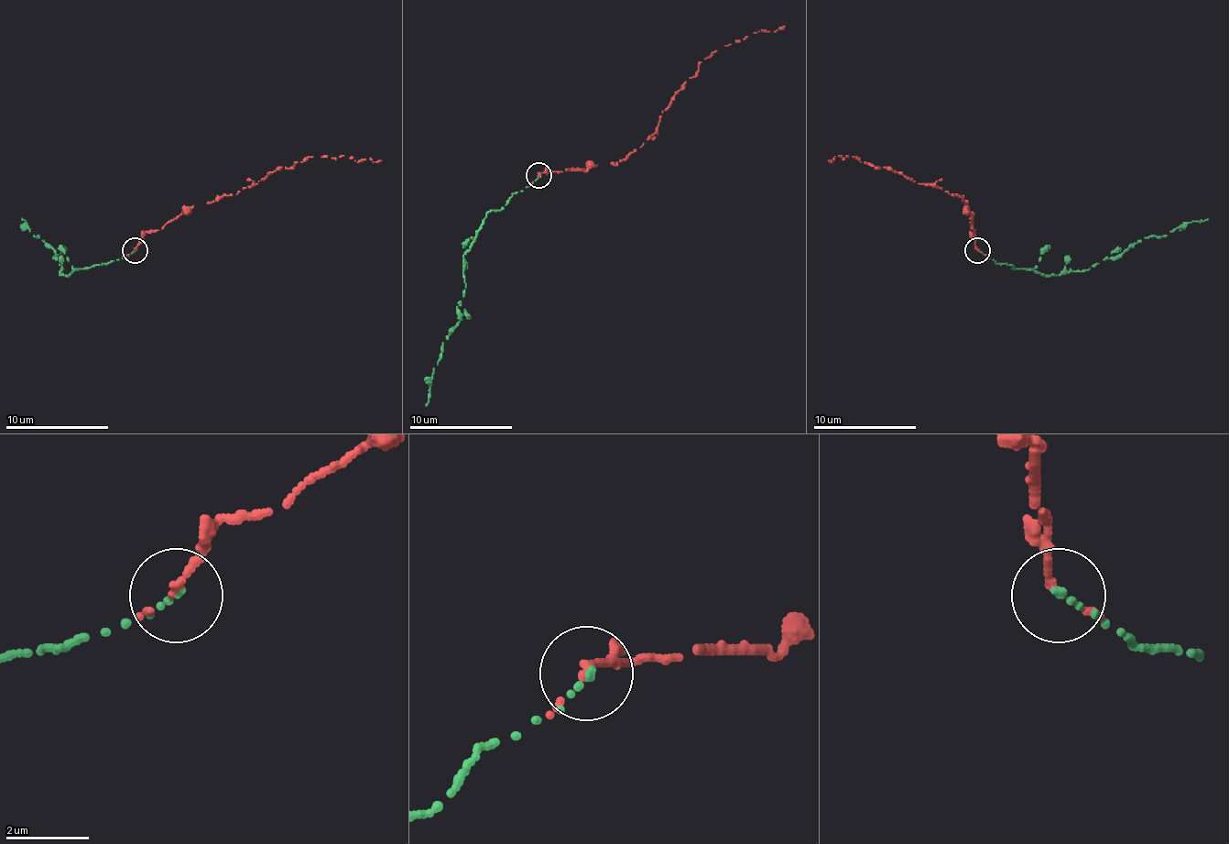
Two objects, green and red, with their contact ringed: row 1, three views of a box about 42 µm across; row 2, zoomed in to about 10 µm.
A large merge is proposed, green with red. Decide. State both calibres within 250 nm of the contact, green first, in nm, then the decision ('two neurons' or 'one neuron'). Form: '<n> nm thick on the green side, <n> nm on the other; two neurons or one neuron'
140 nm thick on the green side, 200 nm on the other; one neuron

